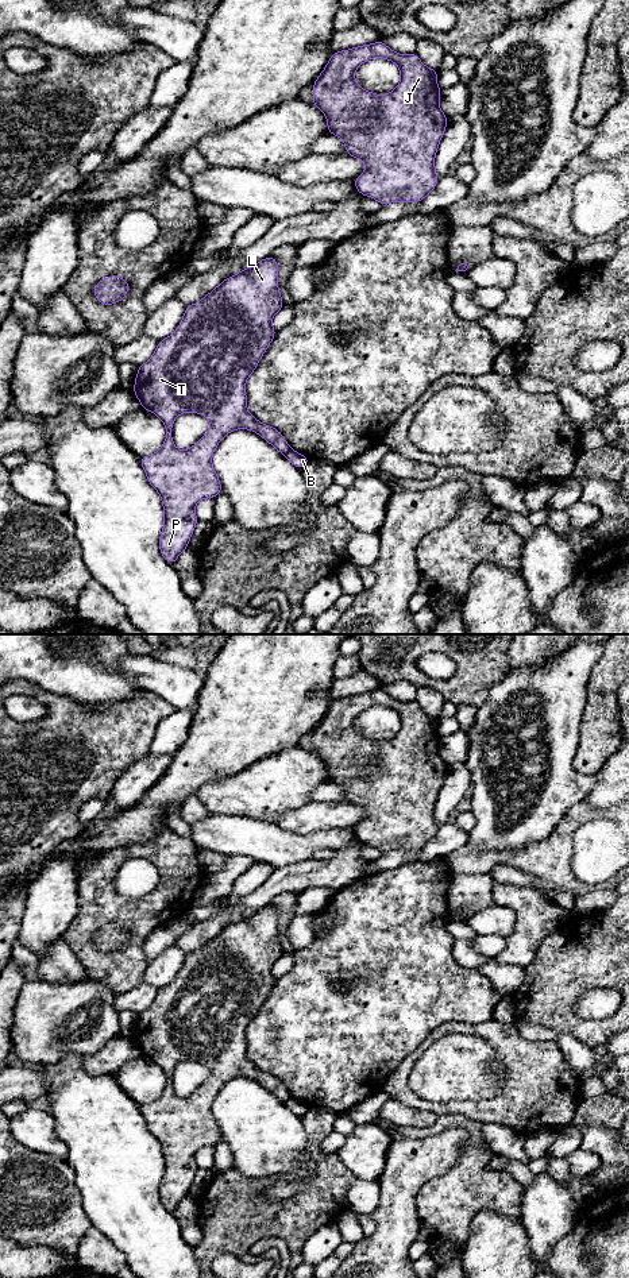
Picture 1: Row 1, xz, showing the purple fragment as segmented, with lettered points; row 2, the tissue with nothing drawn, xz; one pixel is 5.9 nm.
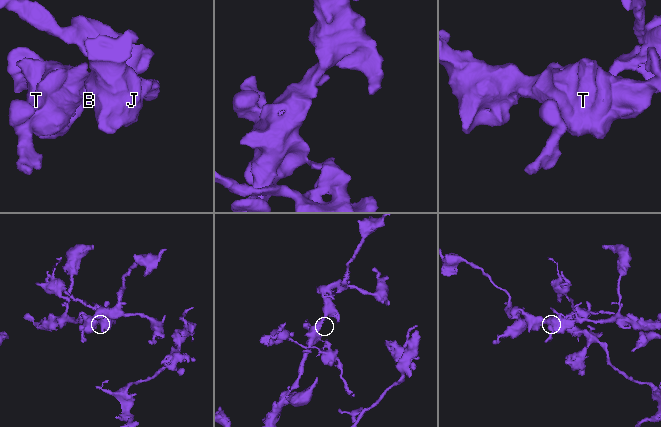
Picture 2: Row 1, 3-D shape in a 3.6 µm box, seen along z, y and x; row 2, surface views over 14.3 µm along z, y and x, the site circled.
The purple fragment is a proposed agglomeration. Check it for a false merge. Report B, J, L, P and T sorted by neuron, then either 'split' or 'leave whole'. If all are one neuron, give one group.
B / J L P T | split

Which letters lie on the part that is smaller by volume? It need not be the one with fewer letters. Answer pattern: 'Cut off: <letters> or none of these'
Cut off: B

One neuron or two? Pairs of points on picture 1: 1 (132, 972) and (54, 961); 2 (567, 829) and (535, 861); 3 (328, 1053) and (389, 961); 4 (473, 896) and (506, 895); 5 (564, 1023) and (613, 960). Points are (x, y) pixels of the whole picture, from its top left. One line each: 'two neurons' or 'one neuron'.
1: two neurons
2: one neuron
3: one neuron
4: two neurons
5: one neuron

